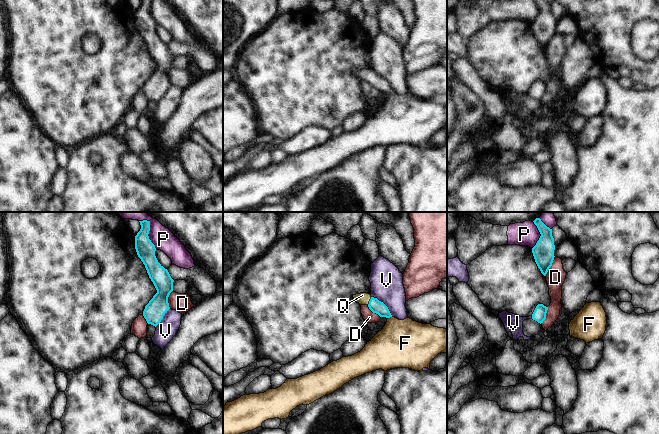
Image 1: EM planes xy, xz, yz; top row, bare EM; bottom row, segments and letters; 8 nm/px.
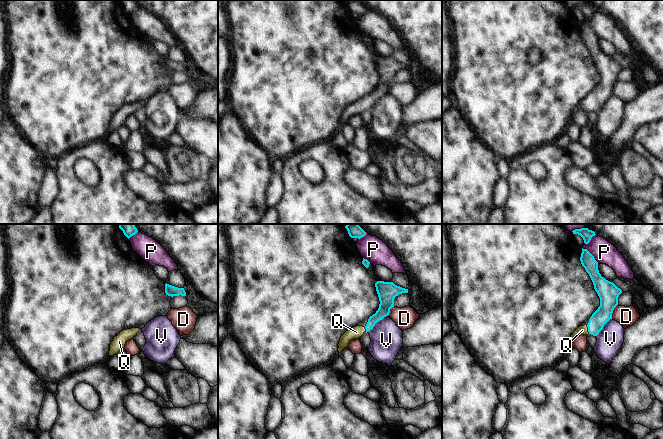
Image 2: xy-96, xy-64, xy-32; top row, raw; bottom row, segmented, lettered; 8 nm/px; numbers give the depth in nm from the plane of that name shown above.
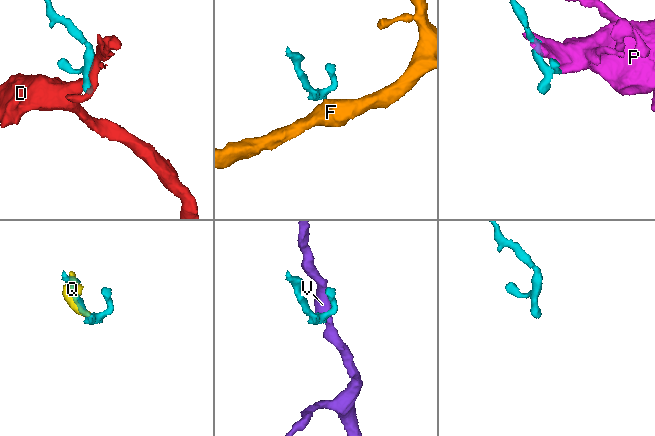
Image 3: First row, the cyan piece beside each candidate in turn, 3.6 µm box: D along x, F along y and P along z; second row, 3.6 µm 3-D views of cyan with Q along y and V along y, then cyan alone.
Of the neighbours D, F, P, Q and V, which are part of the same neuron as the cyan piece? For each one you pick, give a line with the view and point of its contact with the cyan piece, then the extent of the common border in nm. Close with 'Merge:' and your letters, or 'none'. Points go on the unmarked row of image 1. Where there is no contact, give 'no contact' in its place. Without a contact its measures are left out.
F: contact xz (389, 93); length 40 nm
Q: contact xz (369, 77); length 70 nm
Merge: F, Q

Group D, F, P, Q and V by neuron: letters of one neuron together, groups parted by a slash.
D / F Q / P / V

